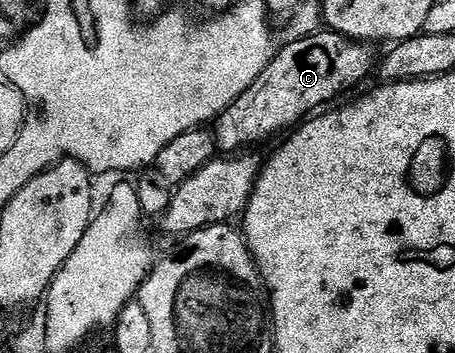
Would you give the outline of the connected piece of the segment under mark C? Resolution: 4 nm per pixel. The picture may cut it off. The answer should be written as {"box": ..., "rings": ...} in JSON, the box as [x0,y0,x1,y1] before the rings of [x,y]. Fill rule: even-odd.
{"box":[213,30,377,154],"rings":[[[320,30],[290,42],[276,51],[257,82],[219,113],[213,124],[213,135],[220,153],[239,154],[250,149],[247,148],[250,144],[263,144],[278,132],[294,129],[316,110],[326,109],[330,100],[357,87],[377,68],[377,55],[370,43],[348,40],[340,32]]]}

